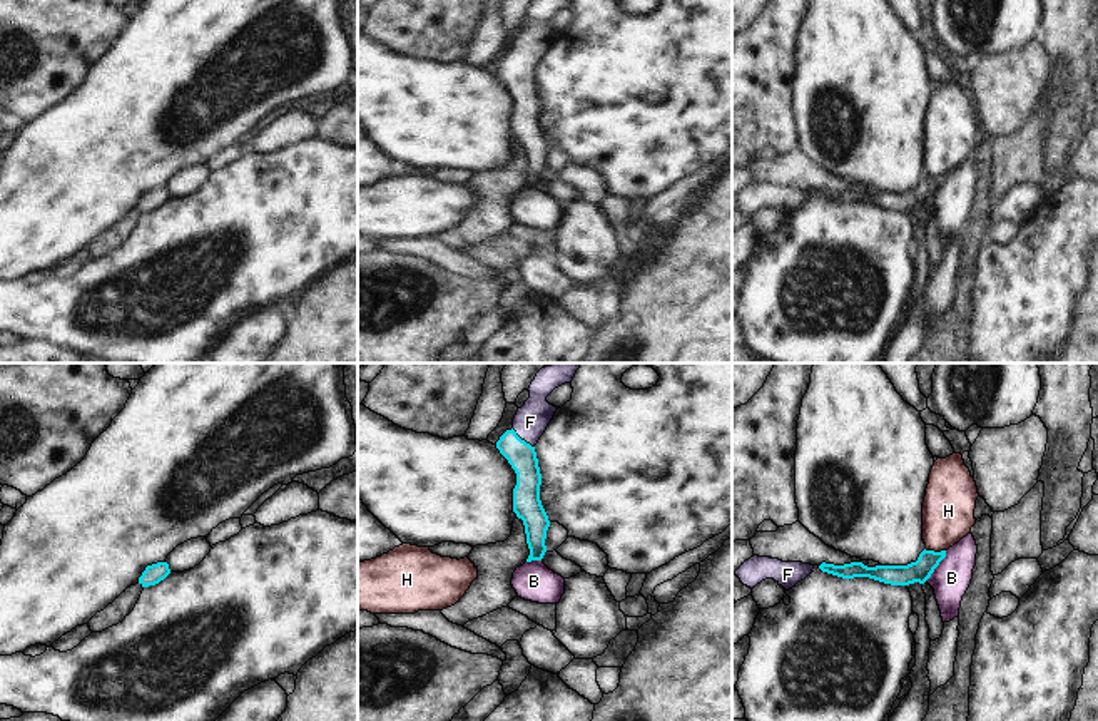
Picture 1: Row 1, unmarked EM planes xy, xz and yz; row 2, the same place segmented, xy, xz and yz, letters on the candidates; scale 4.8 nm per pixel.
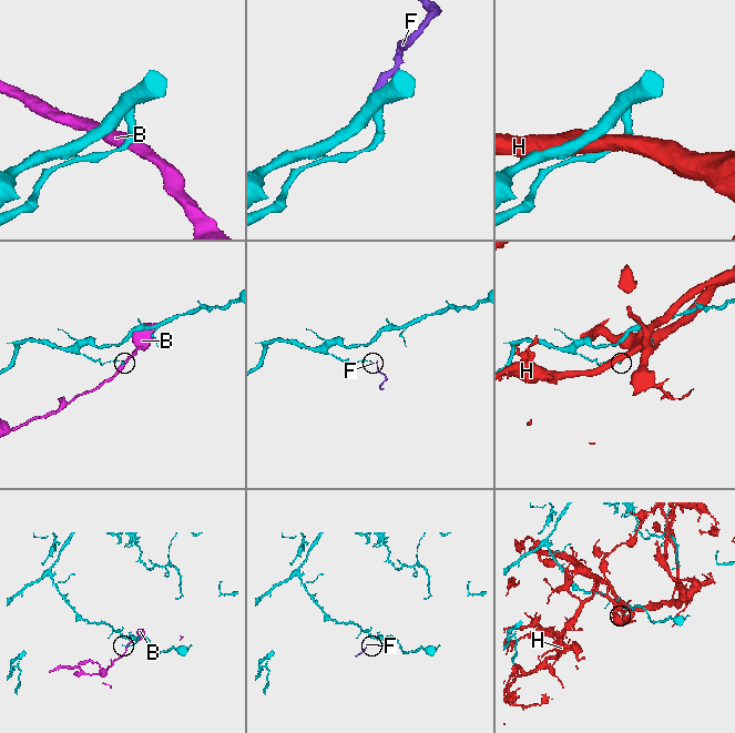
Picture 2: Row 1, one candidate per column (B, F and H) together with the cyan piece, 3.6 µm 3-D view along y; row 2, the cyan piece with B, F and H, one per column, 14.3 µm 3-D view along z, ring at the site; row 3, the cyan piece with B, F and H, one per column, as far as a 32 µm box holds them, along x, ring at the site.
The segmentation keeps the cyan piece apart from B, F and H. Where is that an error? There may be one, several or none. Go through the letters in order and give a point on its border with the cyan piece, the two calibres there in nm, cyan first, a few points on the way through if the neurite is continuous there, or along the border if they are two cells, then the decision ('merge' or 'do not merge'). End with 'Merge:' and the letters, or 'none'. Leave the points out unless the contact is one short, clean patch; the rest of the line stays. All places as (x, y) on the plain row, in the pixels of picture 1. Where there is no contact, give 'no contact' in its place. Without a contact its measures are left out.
B: contact yz (938, 189); calibres 110 and 180 nm; border yz (946, 176), (946, 181), (926, 204); do not merge
F: contact xz (523, 66); calibres 140 and 160 nm; way xz (522, 82), (523, 66), (530, 47); merge
H: contact yz (933, 176); calibres 110 and 260 nm; do not merge
Merge: F

